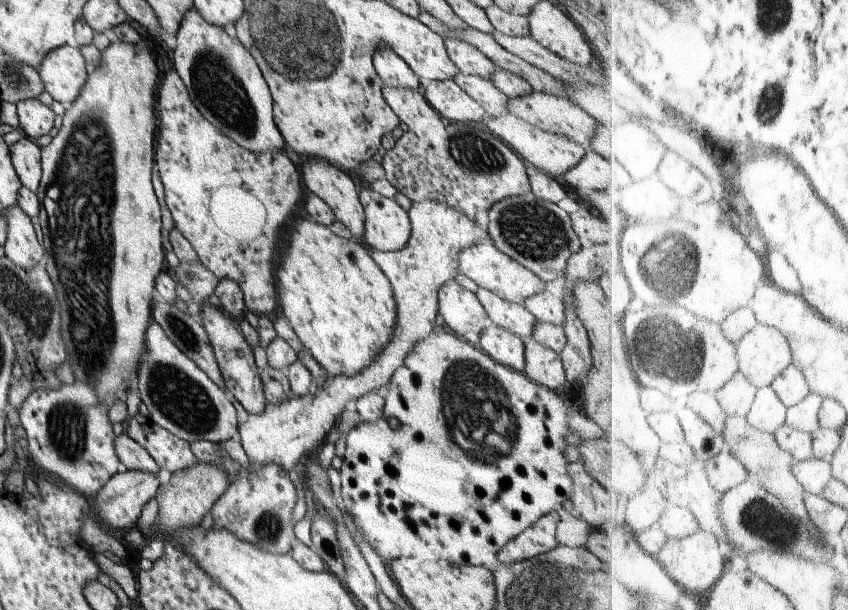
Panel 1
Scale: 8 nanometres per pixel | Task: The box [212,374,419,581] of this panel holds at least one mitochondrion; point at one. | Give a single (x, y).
(268, 528)

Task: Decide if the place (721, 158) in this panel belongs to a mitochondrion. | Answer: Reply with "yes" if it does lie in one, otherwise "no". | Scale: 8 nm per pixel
no

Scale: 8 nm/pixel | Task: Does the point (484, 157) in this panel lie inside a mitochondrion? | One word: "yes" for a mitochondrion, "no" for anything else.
yes

